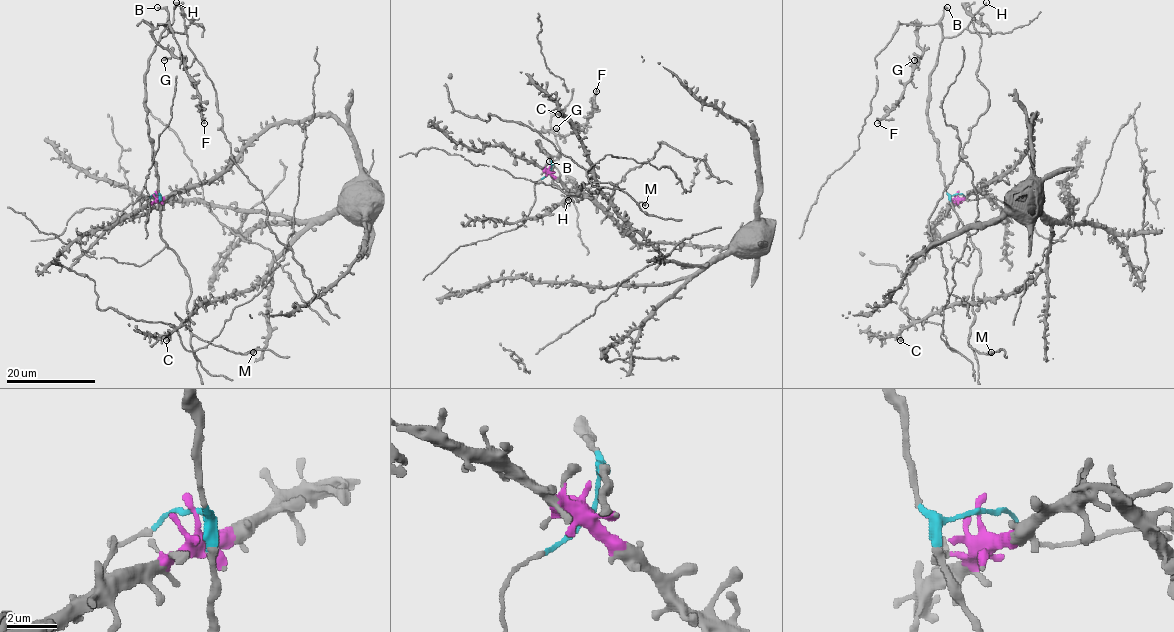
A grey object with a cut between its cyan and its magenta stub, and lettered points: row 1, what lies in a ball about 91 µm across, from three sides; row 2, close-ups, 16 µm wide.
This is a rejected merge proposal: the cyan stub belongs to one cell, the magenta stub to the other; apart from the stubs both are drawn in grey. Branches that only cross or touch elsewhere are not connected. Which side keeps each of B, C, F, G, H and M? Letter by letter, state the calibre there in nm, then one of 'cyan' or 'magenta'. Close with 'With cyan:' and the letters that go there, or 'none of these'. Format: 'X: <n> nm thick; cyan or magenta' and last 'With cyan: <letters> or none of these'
B: 160 nm thick; cyan
C: 400 nm thick; magenta
F: 240 nm thick; cyan
G: 440 nm thick; cyan
H: 140 nm thick; cyan
M: 400 nm thick; cyan
With cyan: B, F, G, H, M

